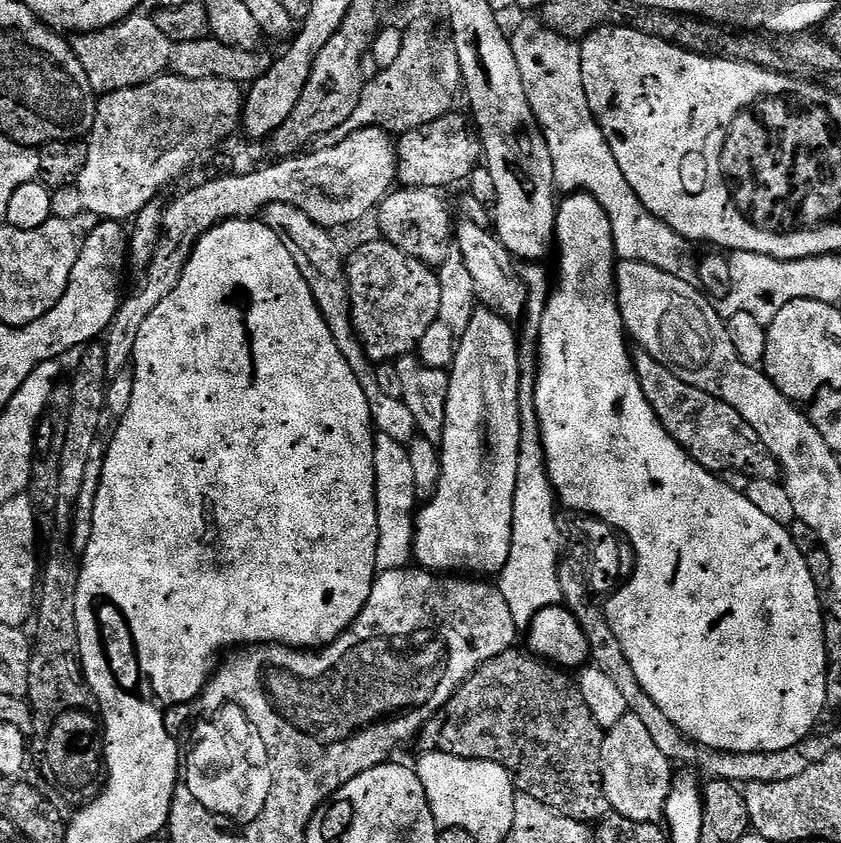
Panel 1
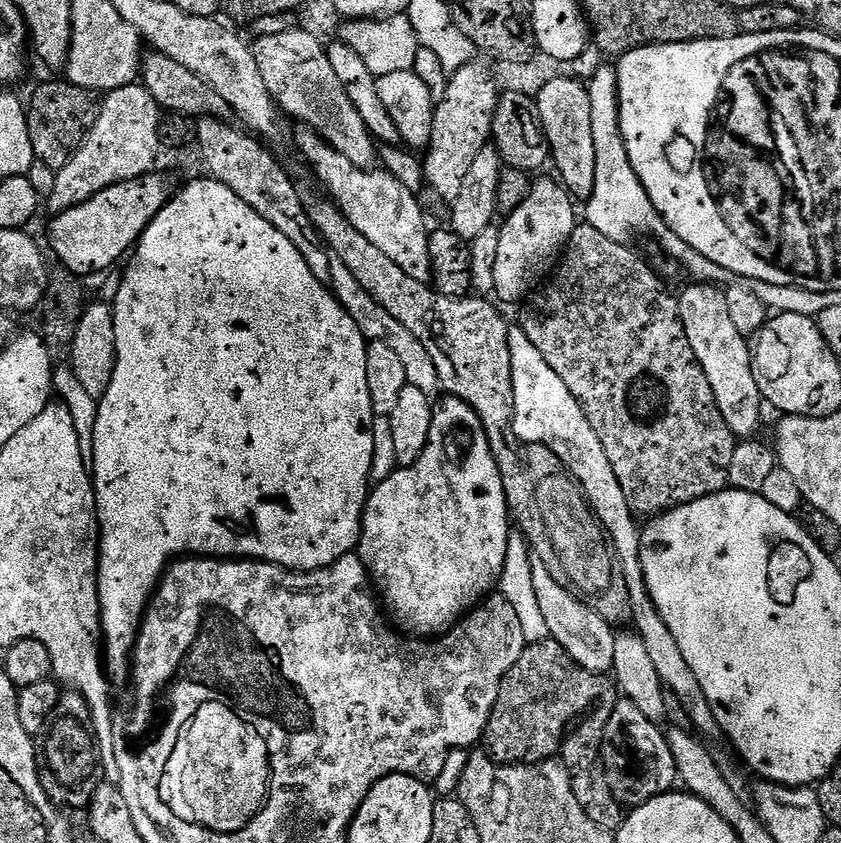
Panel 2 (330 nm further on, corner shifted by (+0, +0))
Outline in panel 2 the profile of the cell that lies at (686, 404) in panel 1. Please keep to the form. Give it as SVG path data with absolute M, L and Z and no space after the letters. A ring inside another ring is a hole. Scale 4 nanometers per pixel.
M577 223L550 279L523 305L525 308L520 316L519 327L526 334L526 338L534 342L534 346L538 346L542 358L550 362L550 370L554 370L554 374L558 374L558 378L566 382L570 394L574 394L574 398L580 403L580 409L584 411L590 426L594 426L602 442L602 450L606 450L606 458L614 468L618 486L622 486L622 494L626 494L626 502L631 506L633 513L651 518L661 512L667 512L670 508L676 508L679 504L689 504L691 500L725 491L728 488L730 458L734 458L738 438L730 430L730 426L726 426L714 402L714 392L710 390L710 382L706 382L706 374L694 358L694 350L690 350L690 338L686 338L686 330L680 321L679 299L675 295L671 296L664 289L663 282L652 273L651 266L646 261L640 260L639 254L631 252L627 246L628 244L624 242L611 241L588 223Z

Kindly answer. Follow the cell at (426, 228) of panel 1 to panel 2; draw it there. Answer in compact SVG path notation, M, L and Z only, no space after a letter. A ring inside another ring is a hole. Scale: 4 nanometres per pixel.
M473 62L464 64L451 73L444 93L439 93L432 110L432 136L422 156L424 166L424 182L429 189L433 188L444 202L451 202L458 198L458 190L462 188L462 181L470 170L470 162L474 162L474 154L482 150L490 140L492 133L492 116L496 113L496 106L500 102L501 93L493 79L493 69L484 64Z

